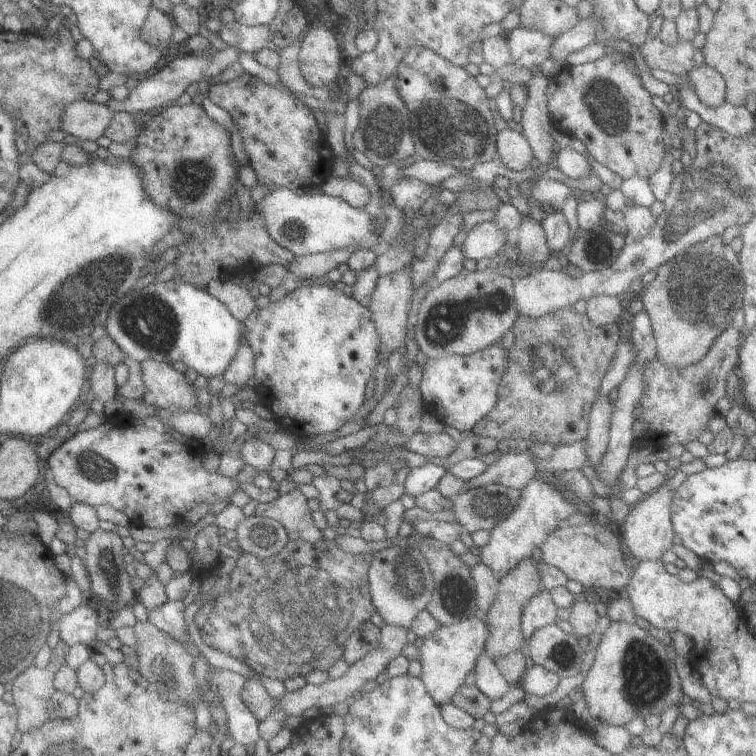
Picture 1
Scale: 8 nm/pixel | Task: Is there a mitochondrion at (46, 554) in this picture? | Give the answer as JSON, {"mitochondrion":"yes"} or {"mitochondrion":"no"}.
{"mitochondrion":"no"}

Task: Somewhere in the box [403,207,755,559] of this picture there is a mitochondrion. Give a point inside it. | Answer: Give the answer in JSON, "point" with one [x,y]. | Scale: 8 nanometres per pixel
{"point":[707,281]}

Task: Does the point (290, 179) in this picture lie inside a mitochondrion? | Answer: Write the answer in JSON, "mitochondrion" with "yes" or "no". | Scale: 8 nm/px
{"mitochondrion":"no"}

